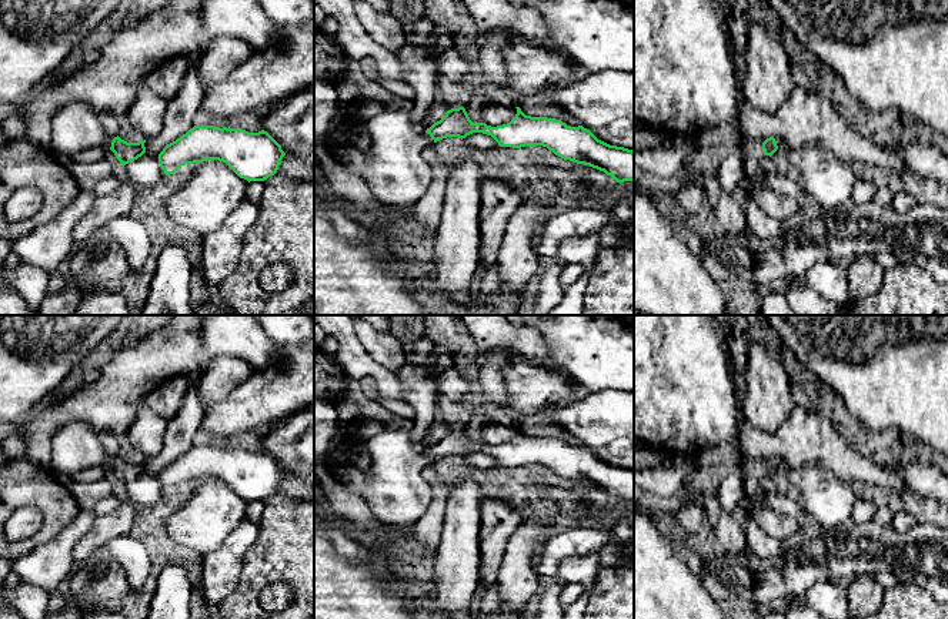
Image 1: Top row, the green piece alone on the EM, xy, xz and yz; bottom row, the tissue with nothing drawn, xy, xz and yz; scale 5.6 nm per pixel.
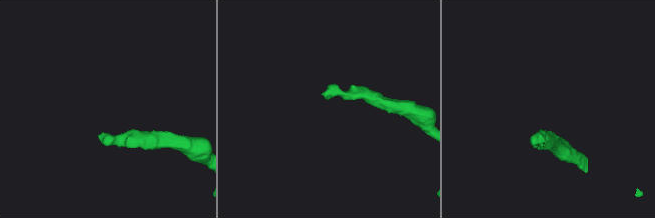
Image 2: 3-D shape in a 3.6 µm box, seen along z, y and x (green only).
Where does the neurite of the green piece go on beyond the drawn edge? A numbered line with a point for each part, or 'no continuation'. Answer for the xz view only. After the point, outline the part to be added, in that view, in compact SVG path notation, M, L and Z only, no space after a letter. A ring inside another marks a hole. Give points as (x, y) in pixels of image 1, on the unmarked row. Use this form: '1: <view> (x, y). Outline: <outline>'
1: xz (396, 492). Outline: M384 429L364 445L371 456L371 471L367 474L351 464L338 472L336 479L358 495L381 525L414 526L425 515L431 502L431 488L421 474L427 466L434 465L434 459L427 452L414 451L407 431Z

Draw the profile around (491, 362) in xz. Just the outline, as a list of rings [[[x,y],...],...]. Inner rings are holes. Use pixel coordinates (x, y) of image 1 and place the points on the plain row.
[[[505,348],[480,352],[477,362],[480,367],[481,394],[487,404],[495,404],[507,408],[507,388],[503,378],[505,364],[523,361],[515,352]]]

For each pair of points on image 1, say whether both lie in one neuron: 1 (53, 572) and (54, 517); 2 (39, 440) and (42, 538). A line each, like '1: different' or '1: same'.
1: different
2: different

